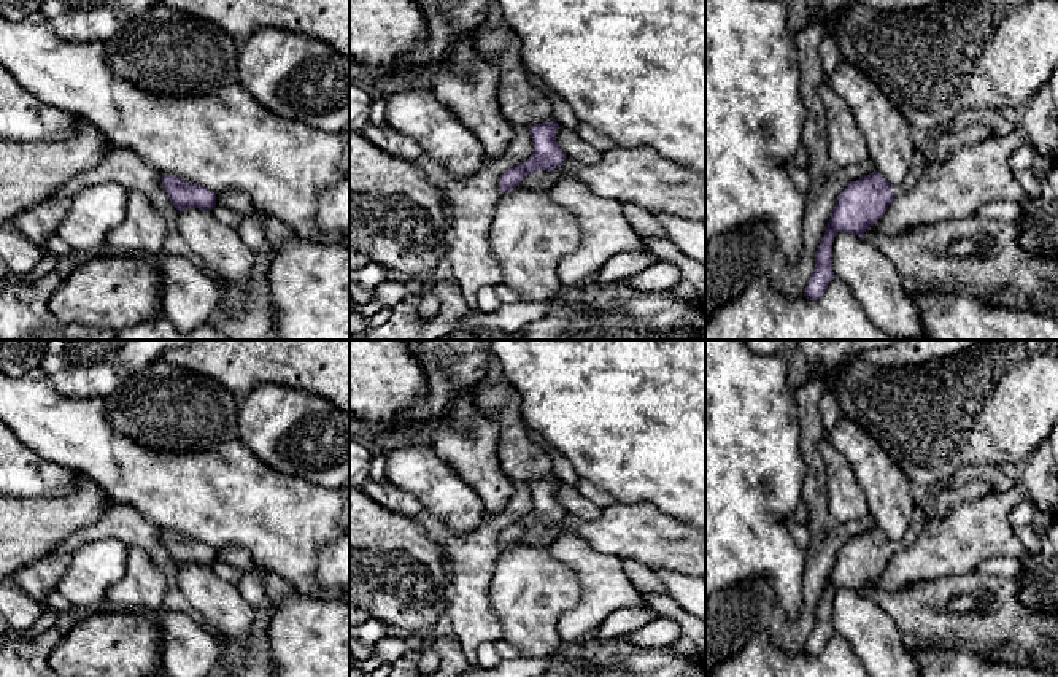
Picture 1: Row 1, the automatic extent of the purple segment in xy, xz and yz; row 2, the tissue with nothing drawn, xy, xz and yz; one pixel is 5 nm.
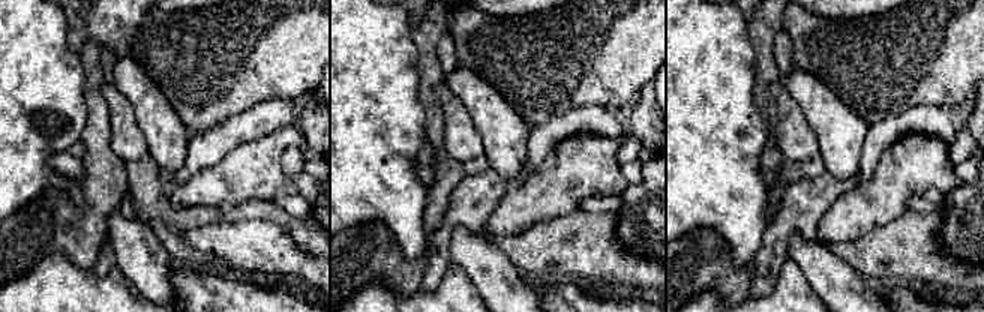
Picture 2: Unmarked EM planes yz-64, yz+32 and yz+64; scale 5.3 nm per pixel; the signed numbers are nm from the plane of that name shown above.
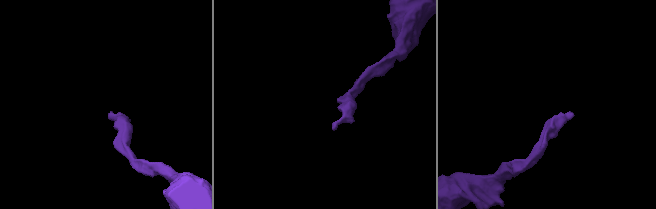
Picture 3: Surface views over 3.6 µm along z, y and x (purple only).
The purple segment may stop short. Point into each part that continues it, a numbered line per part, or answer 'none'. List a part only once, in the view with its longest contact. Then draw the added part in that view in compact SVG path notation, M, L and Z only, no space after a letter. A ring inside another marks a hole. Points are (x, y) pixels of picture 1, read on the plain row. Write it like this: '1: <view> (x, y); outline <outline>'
1: xz (540, 536); outline M537 526L524 532L519 540L531 547L550 547L558 536L559 531L554 528Z

